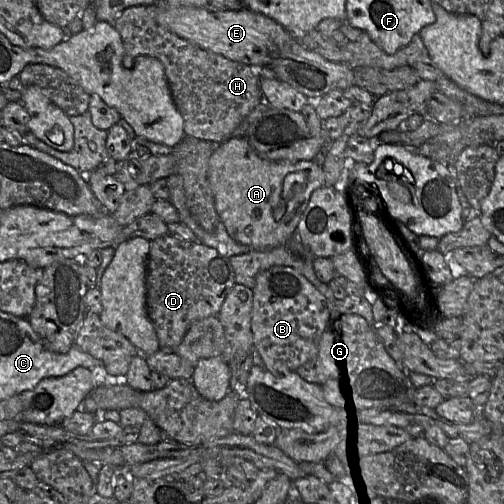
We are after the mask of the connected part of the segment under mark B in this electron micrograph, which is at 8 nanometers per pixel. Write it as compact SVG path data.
M278 266L261 272L256 277L252 292L251 331L254 350L262 361L262 367L273 375L285 375L316 359L319 336L323 329L324 307L321 296L313 285L295 269Z

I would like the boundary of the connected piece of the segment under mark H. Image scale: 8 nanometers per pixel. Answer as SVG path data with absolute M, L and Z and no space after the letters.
M161 3L127 8L112 23L122 39L126 52L123 66L132 69L134 59L138 56L157 58L164 67L173 100L184 119L186 137L222 143L231 137L241 121L262 101L258 69L204 50L171 32L158 21Z

